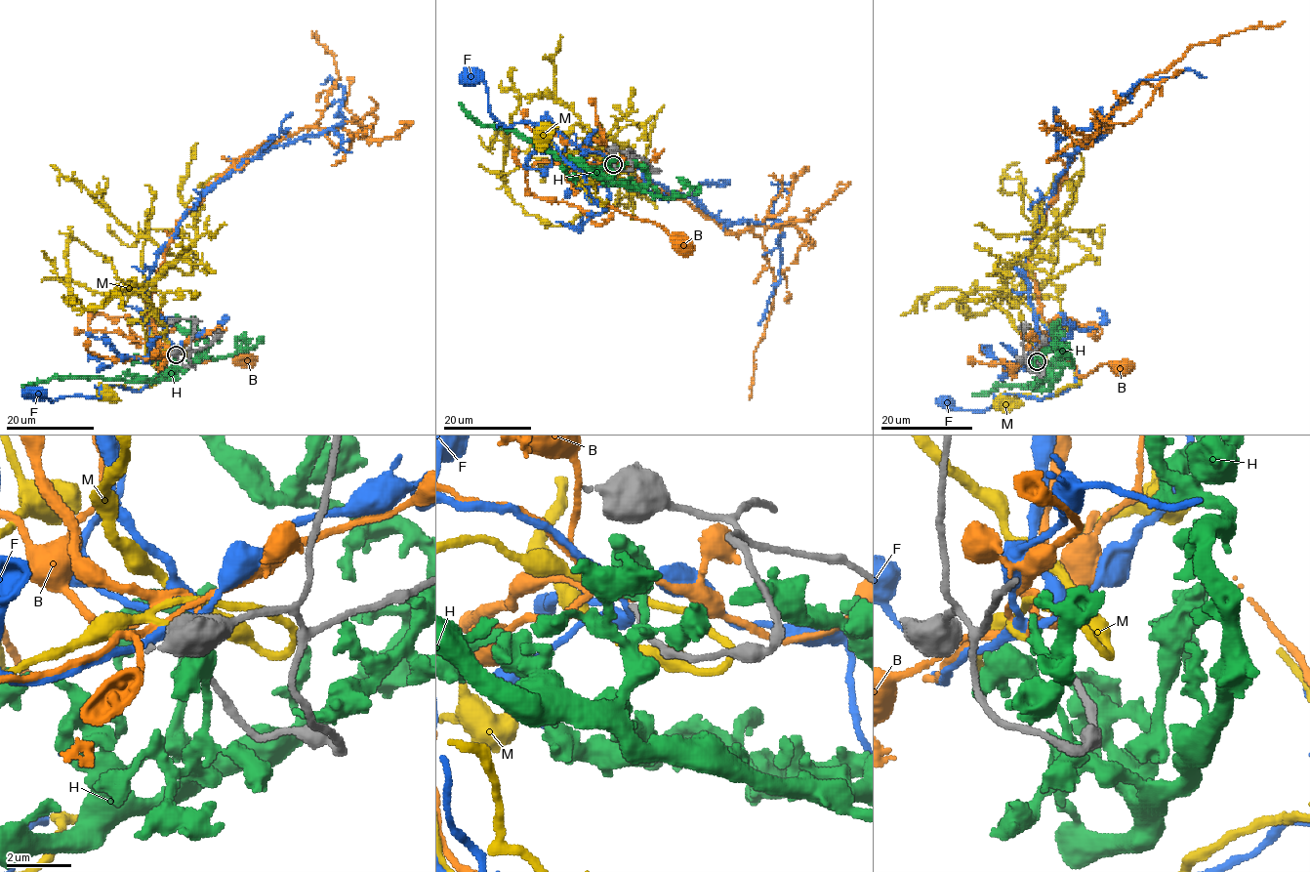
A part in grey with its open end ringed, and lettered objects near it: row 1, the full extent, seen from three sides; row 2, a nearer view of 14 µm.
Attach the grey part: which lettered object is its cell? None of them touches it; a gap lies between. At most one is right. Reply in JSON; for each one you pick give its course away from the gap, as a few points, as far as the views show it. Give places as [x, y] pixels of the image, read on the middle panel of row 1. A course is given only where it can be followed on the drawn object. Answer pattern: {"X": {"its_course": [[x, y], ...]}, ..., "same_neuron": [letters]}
{"M": {"its_course": [[612, 162], [593, 154], [583, 162], [586, 196], [601, 205], [591, 183], [543, 143], [544, 131]]}, "same_neuron": ["M"]}

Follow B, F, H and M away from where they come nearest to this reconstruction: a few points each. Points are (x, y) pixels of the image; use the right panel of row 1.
B: (1036, 359), (1036, 313), (1040, 311), (1077, 374), (1083, 377), (1099, 365), (1122, 365)
F: (1036, 359), (1037, 315), (1077, 371), (1077, 386), (1037, 399), (1001, 394), (995, 406), (983, 410), (943, 404)
H: (1036, 363), (1041, 374), (1050, 381), (1048, 389), (999, 386), (987, 393), (973, 395)
M: (1036, 360), (1027, 363), (1052, 333), (1081, 383), (1055, 395), (1002, 399)

